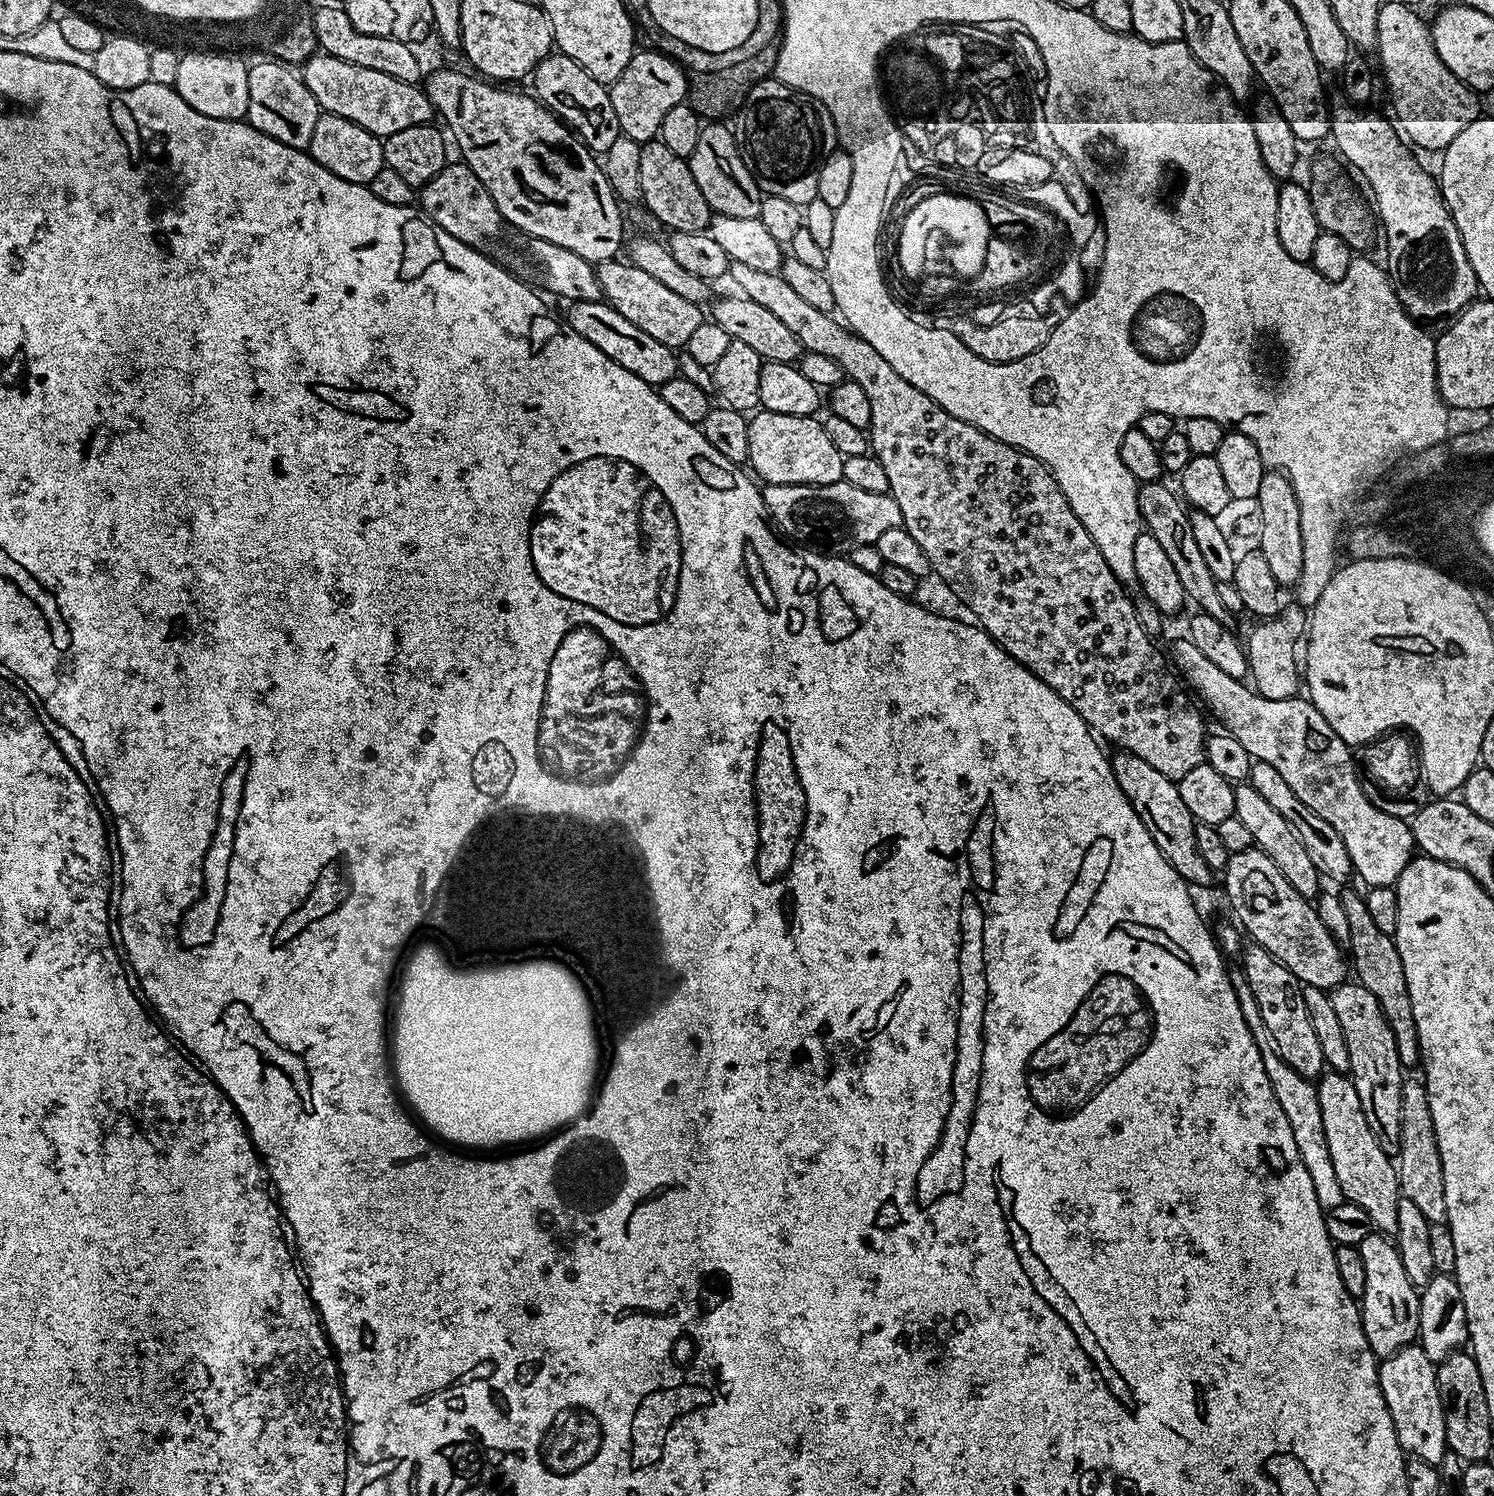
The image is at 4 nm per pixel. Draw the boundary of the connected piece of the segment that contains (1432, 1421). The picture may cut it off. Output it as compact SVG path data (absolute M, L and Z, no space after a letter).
M1413 1342L1392 1356L1383 1357L1378 1367L1382 1398L1386 1398L1400 1448L1408 1456L1418 1457L1438 1466L1448 1453L1448 1444L1444 1407L1436 1381L1436 1364L1426 1358L1426 1350L1422 1350L1419 1343Z

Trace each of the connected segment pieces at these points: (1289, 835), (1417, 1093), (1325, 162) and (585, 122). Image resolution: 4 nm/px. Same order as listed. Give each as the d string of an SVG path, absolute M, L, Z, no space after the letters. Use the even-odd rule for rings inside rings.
M1250 782L1237 783L1235 790L1235 816L1241 820L1247 830L1250 830L1253 845L1264 852L1266 858L1270 858L1270 862L1278 866L1278 870L1282 870L1282 878L1286 878L1286 882L1290 882L1290 886L1294 886L1298 894L1302 894L1305 898L1315 897L1321 891L1322 877L1313 860L1310 859L1310 854L1306 854L1306 846L1302 846L1302 838L1294 834L1290 822L1286 822L1286 818L1282 818L1282 814L1278 814L1278 810L1274 810L1274 806L1270 806L1270 802L1266 802L1266 798L1262 798L1262 794L1258 794L1258 790L1254 790Z
M1405 1079L1402 1090L1402 1118L1400 1126L1400 1151L1398 1153L1398 1163L1396 1164L1396 1176L1400 1179L1401 1197L1414 1206L1418 1206L1418 1211L1428 1219L1429 1224L1442 1224L1447 1221L1446 1214L1446 1188L1442 1178L1442 1158L1438 1154L1438 1142L1434 1134L1434 1118L1430 1118L1430 1098L1428 1091L1424 1088L1419 1079Z
M1324 156L1321 160L1313 162L1312 177L1306 180L1310 202L1314 206L1314 214L1323 231L1342 238L1342 242L1352 247L1353 253L1364 254L1369 251L1367 248L1371 246L1372 239L1375 236L1377 239L1378 224L1369 201L1367 199L1364 201L1360 197L1359 190L1352 185L1351 178L1344 173L1345 165L1339 159L1336 160Z
M550 54L538 65L536 71L532 73L530 80L531 83L536 83L536 90L534 90L535 98L549 112L559 117L593 154L608 152L610 146L614 146L616 139L622 135L618 126L618 114L614 114L611 91L605 85L599 84L594 78L590 78L590 74L586 74L586 70L582 70L582 66L578 66L578 62L574 62L569 56Z

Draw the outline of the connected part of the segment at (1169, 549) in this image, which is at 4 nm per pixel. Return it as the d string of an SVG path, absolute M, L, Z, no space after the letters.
M1158 480L1143 483L1137 489L1136 495L1141 519L1147 531L1161 543L1162 550L1169 555L1170 563L1182 581L1185 597L1191 603L1193 600L1199 611L1210 614L1210 618L1218 618L1218 622L1222 622L1227 628L1235 629L1237 617L1230 610L1226 610L1226 606L1222 606L1222 598L1218 598L1218 583L1213 574L1210 574L1192 533L1189 511L1181 497L1174 490L1173 492Z

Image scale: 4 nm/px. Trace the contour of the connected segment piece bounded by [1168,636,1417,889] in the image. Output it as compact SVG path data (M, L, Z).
M1186 636L1171 644L1168 656L1181 679L1188 682L1187 687L1193 693L1196 691L1222 722L1221 727L1237 738L1255 761L1264 761L1278 770L1303 804L1334 826L1351 856L1355 875L1360 875L1369 889L1395 885L1417 851L1411 823L1386 814L1369 802L1361 788L1351 747L1342 742L1312 702L1302 696L1262 698L1245 681L1223 673Z

